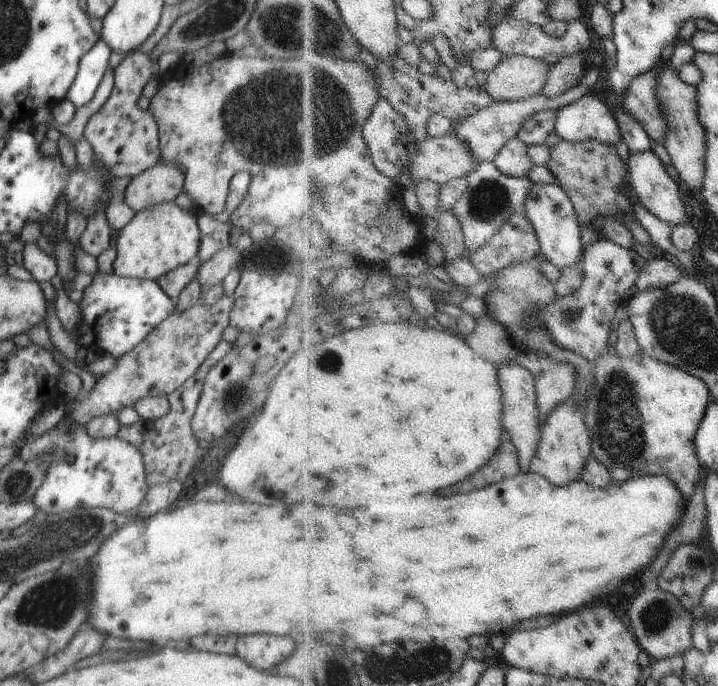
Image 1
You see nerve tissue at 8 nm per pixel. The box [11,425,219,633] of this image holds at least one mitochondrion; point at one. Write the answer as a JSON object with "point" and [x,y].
{"point":[49,598]}

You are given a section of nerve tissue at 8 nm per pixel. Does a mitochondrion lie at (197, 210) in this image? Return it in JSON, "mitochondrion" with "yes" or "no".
{"mitochondrion":"no"}

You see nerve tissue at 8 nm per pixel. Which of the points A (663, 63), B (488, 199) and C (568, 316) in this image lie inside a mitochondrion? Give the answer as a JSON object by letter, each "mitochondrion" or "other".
{"A":"other","B":"mitochondrion","C":"mitochondrion"}

